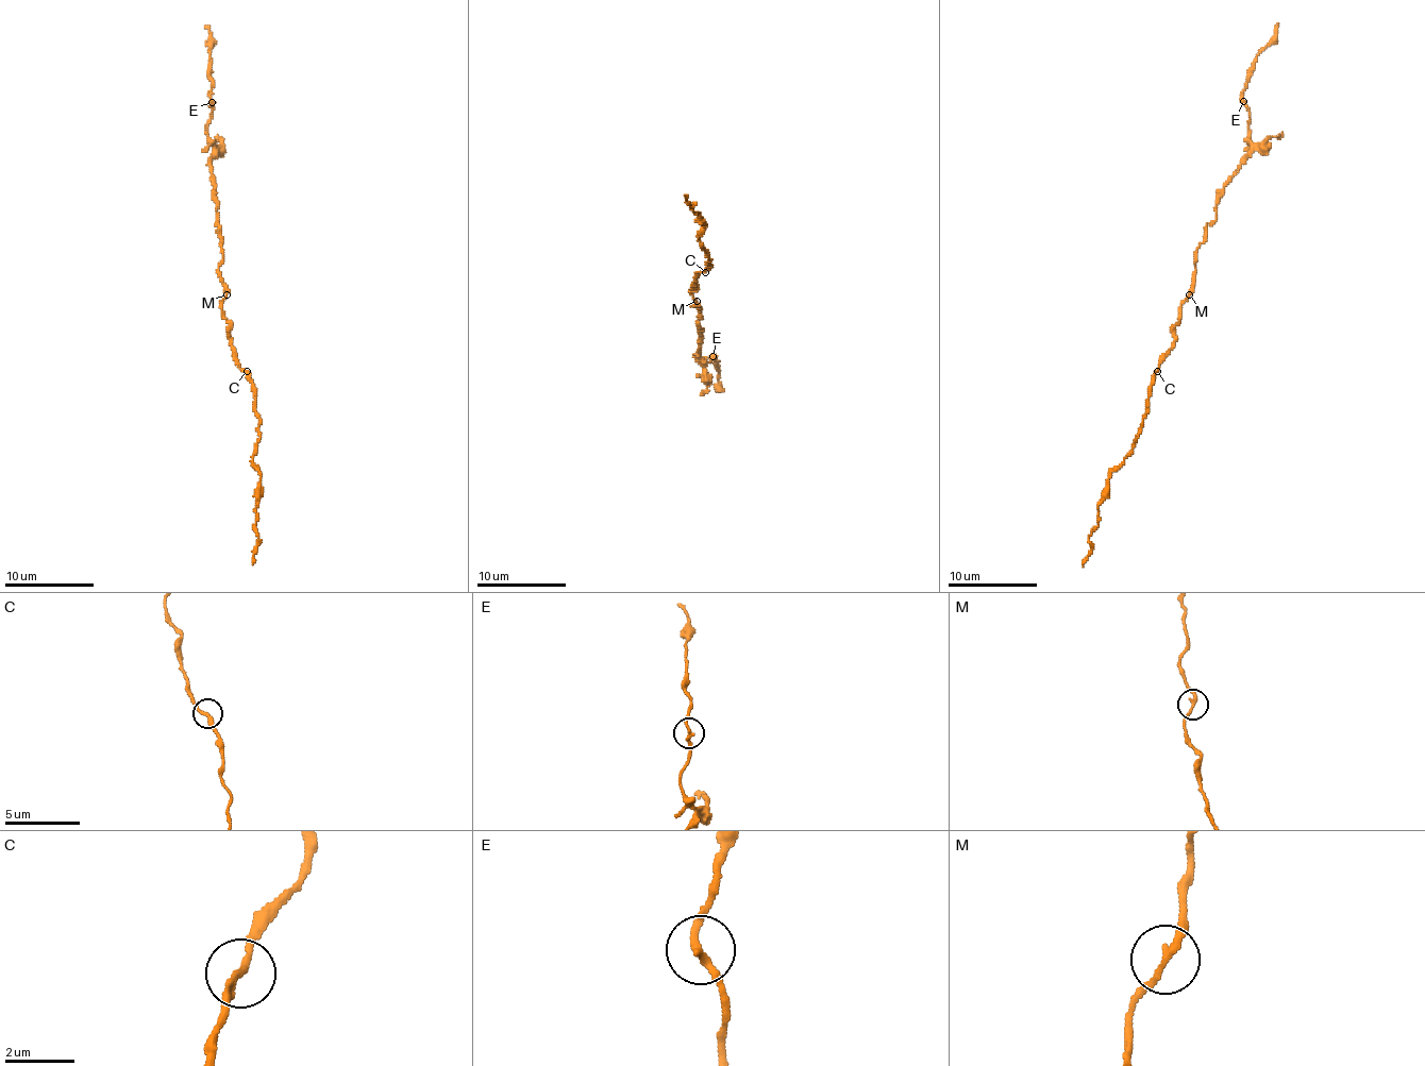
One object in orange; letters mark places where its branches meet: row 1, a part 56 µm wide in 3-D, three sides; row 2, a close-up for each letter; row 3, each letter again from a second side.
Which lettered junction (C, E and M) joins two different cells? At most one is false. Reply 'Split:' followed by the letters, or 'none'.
Split: none

